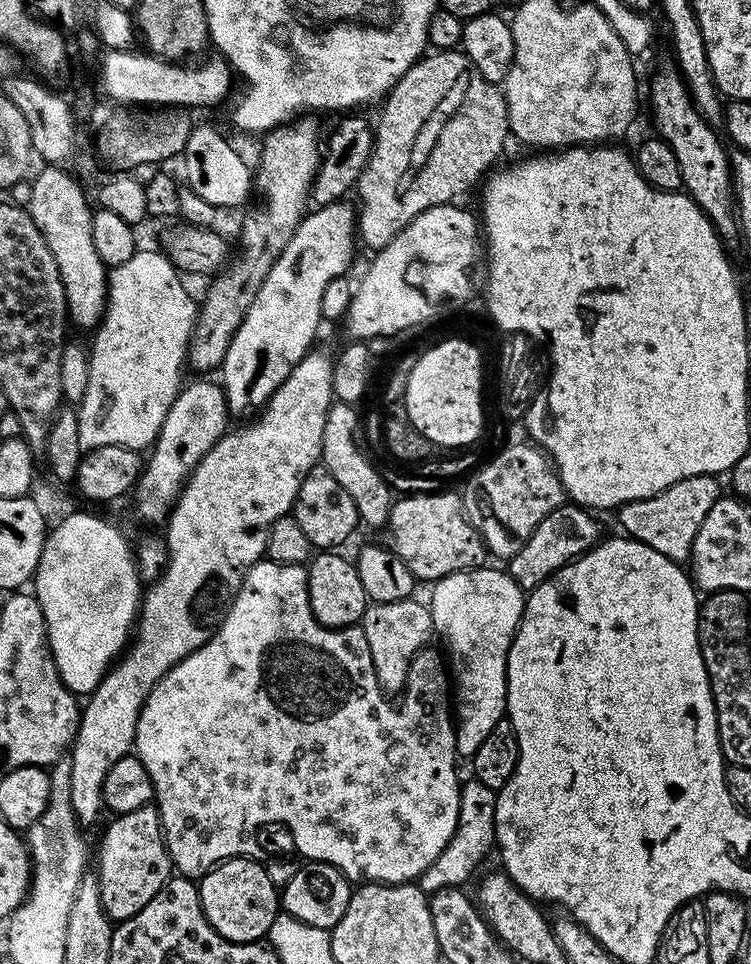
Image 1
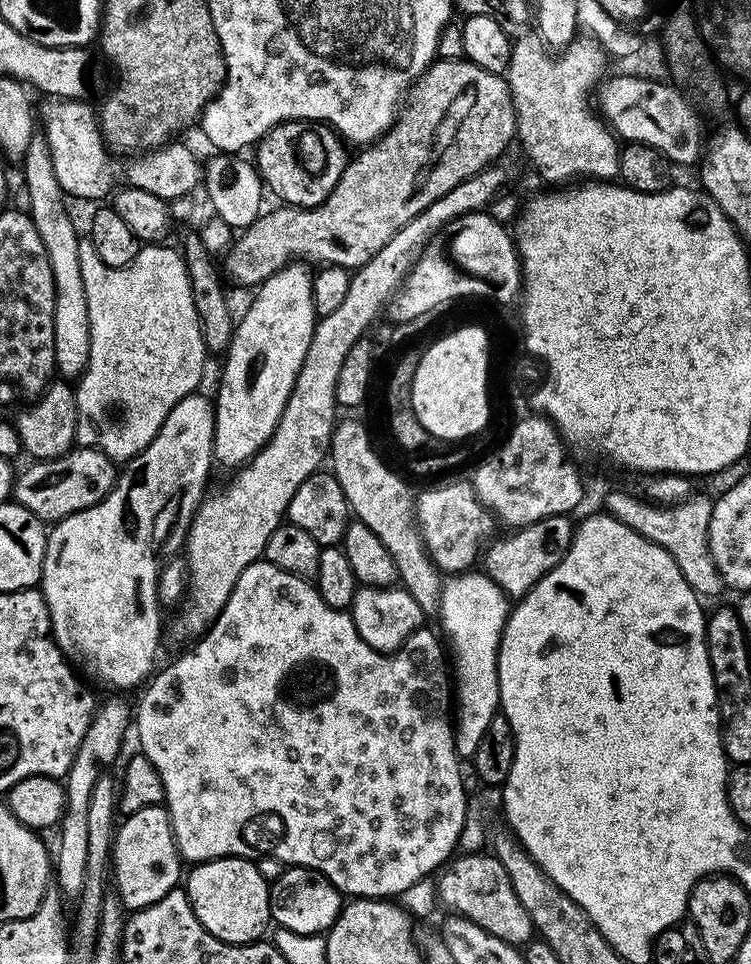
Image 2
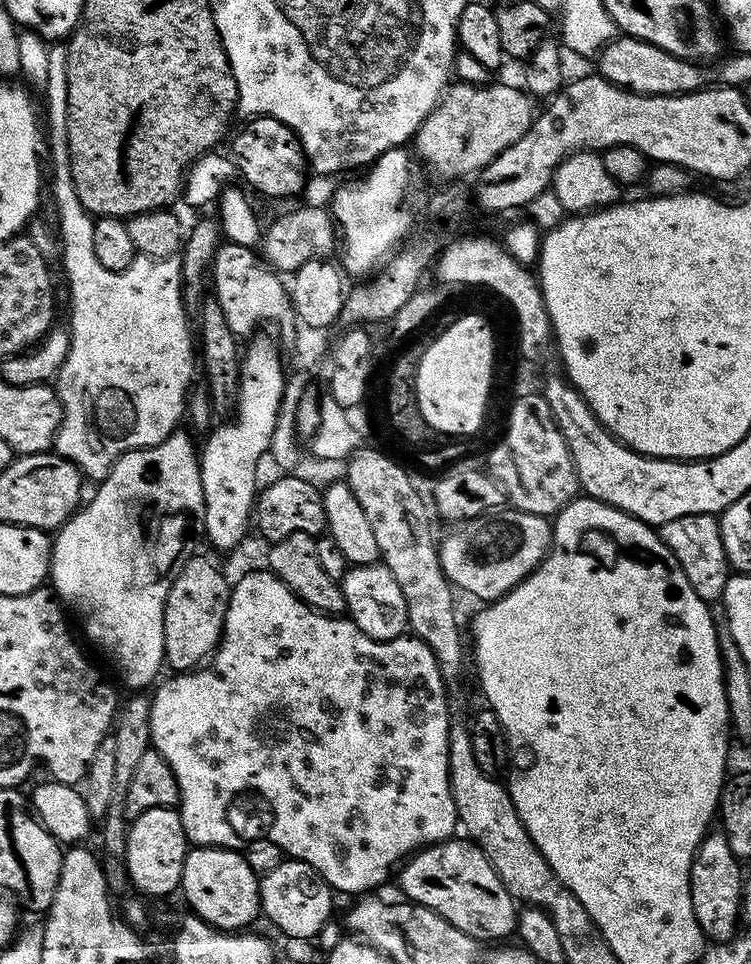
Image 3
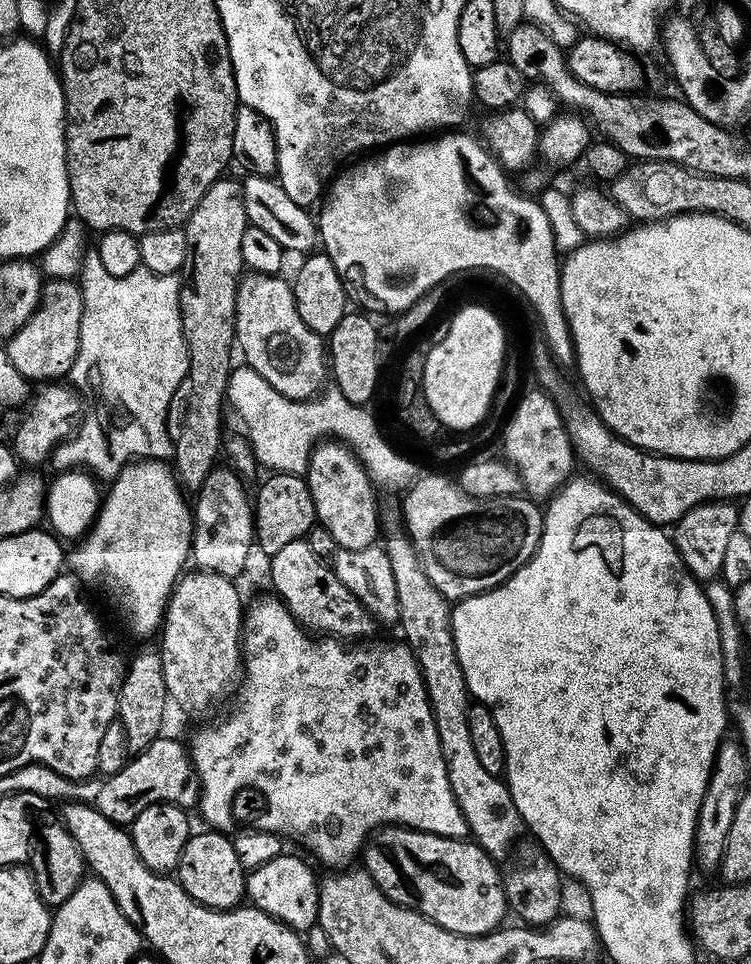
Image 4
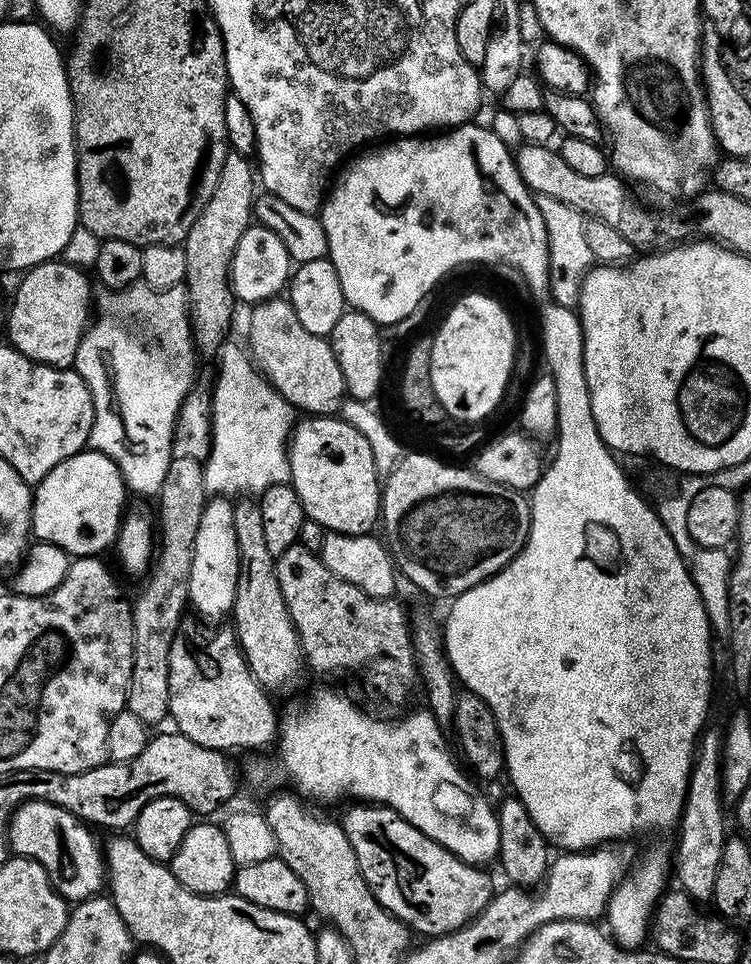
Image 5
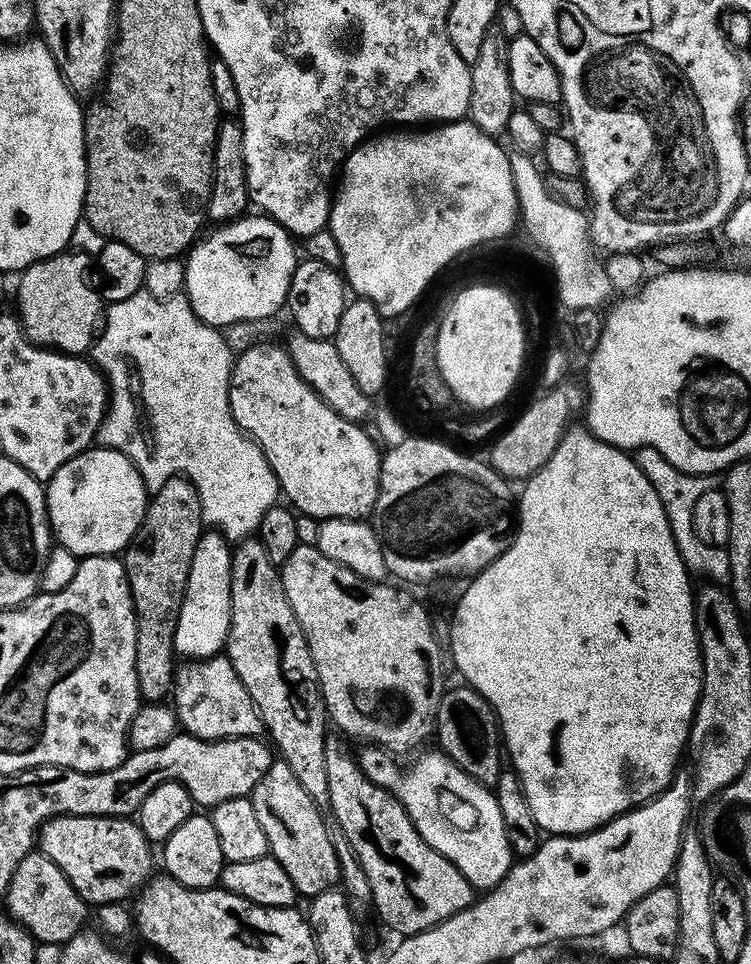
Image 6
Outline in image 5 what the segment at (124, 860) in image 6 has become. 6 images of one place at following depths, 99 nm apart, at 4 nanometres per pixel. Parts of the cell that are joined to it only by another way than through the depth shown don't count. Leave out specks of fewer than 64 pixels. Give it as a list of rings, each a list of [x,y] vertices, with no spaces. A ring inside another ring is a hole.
[[[25,800],[18,805],[8,822],[11,851],[15,855],[25,856],[42,864],[56,893],[69,902],[89,900],[105,887],[104,853],[95,834],[97,835],[69,808],[45,800]]]

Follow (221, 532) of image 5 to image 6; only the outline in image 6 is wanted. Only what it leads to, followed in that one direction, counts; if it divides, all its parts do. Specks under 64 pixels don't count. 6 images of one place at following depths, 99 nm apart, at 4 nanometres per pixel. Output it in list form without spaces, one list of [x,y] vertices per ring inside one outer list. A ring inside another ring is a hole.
[[[208,530],[194,546],[194,562],[190,562],[190,578],[186,582],[186,594],[182,598],[182,610],[178,614],[178,630],[174,634],[176,651],[181,657],[207,660],[215,656],[228,643],[230,630],[230,578],[232,577],[232,548],[219,532]]]

